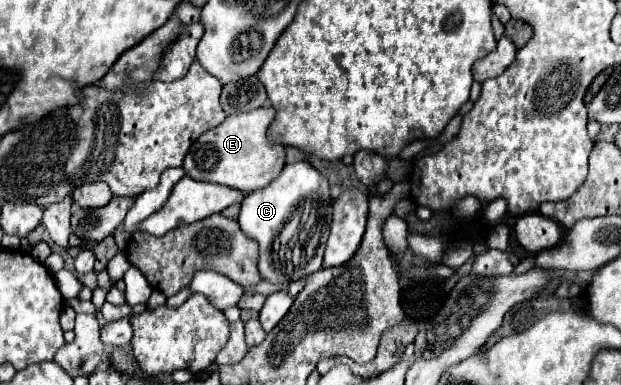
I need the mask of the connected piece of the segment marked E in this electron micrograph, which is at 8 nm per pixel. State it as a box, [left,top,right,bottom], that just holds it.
[182,107,286,193]

